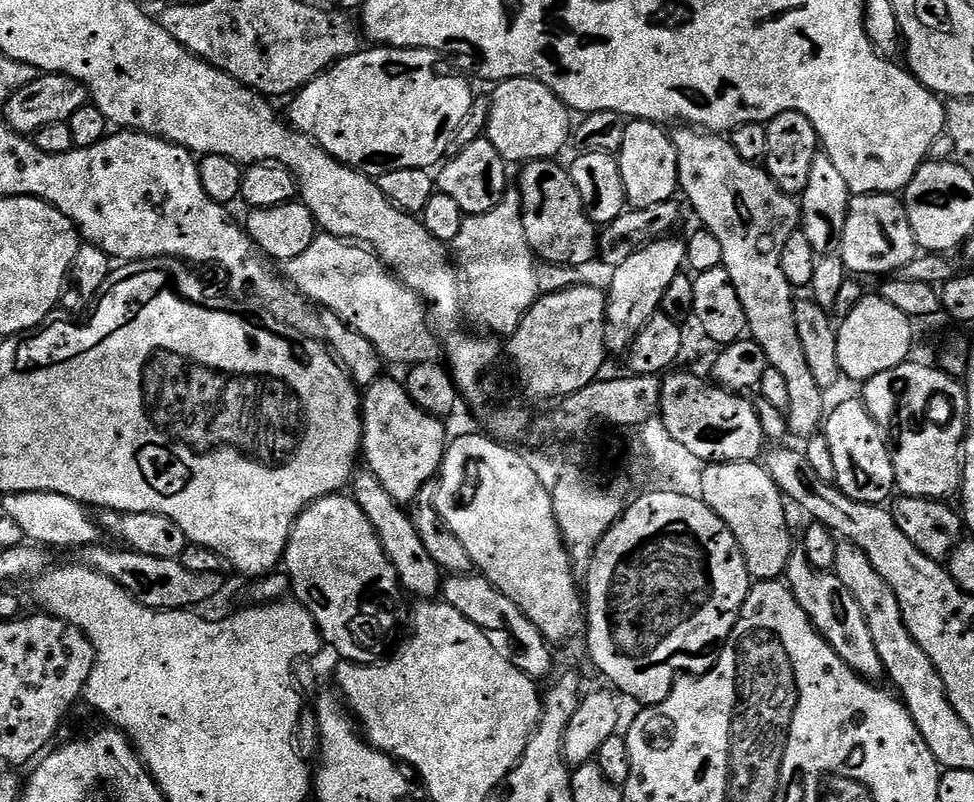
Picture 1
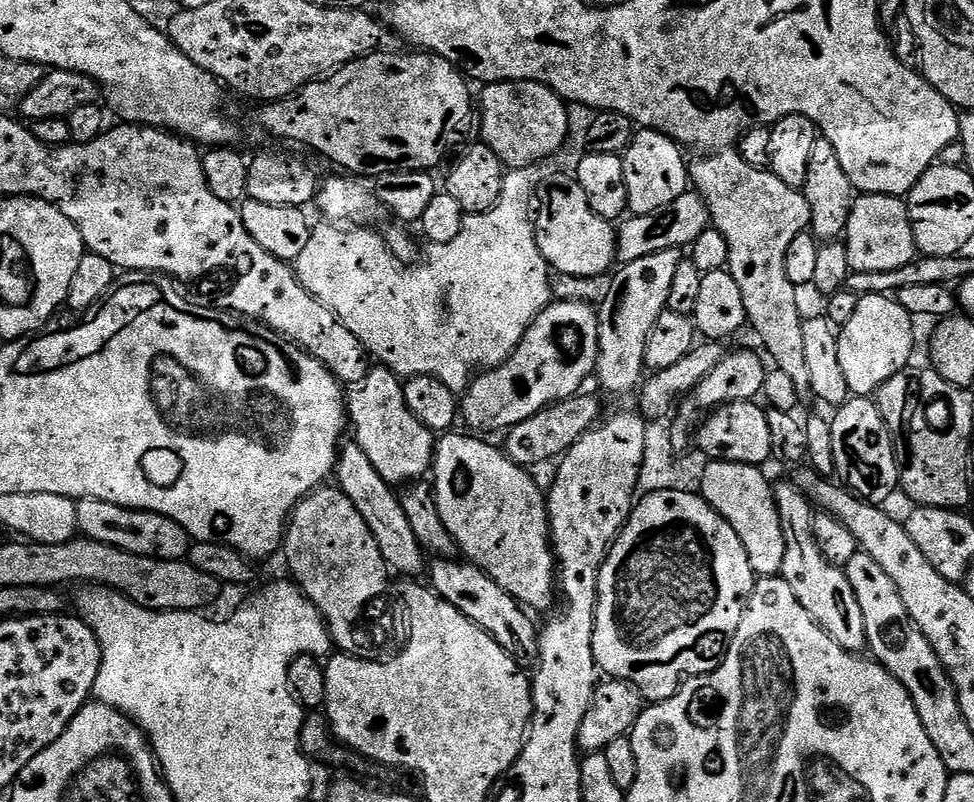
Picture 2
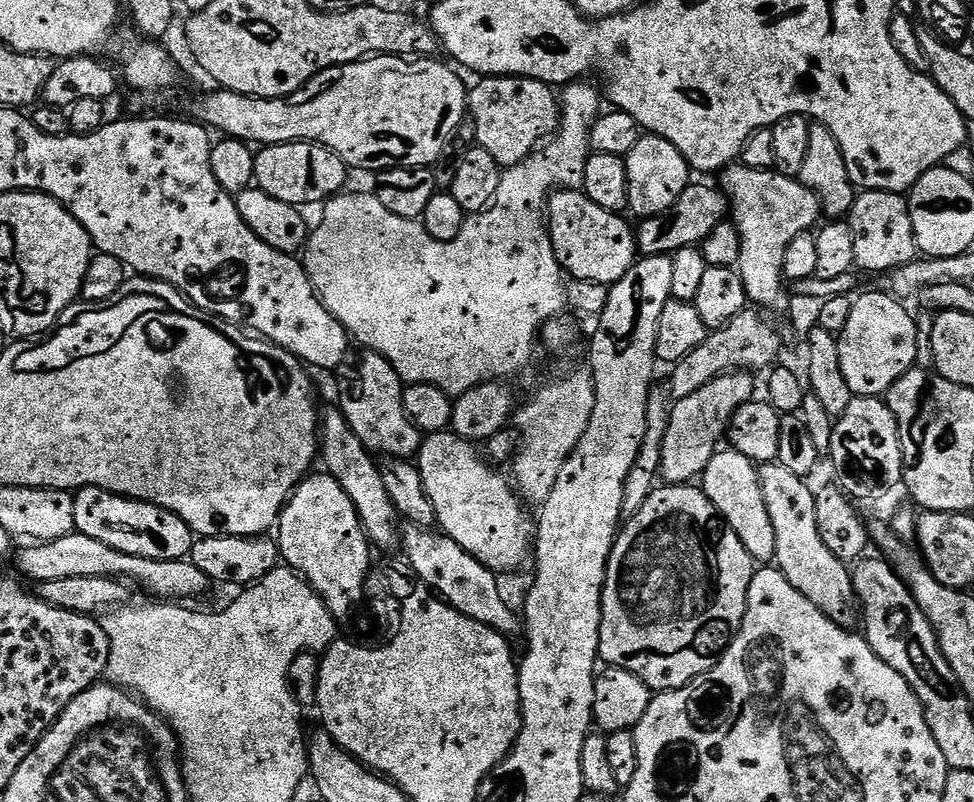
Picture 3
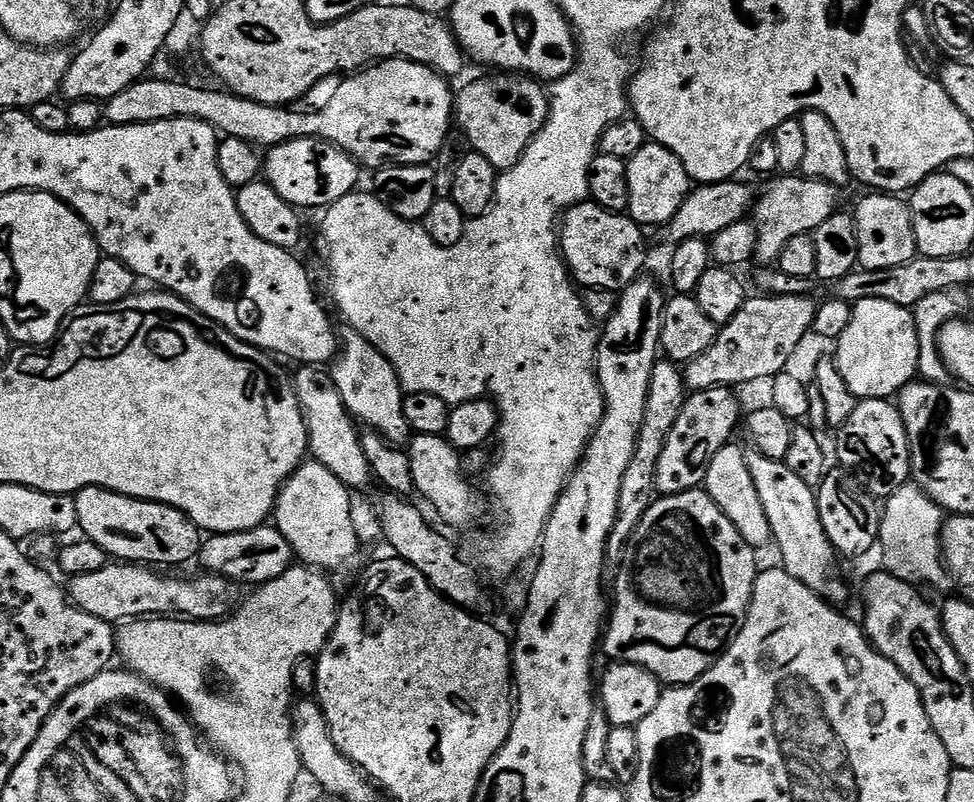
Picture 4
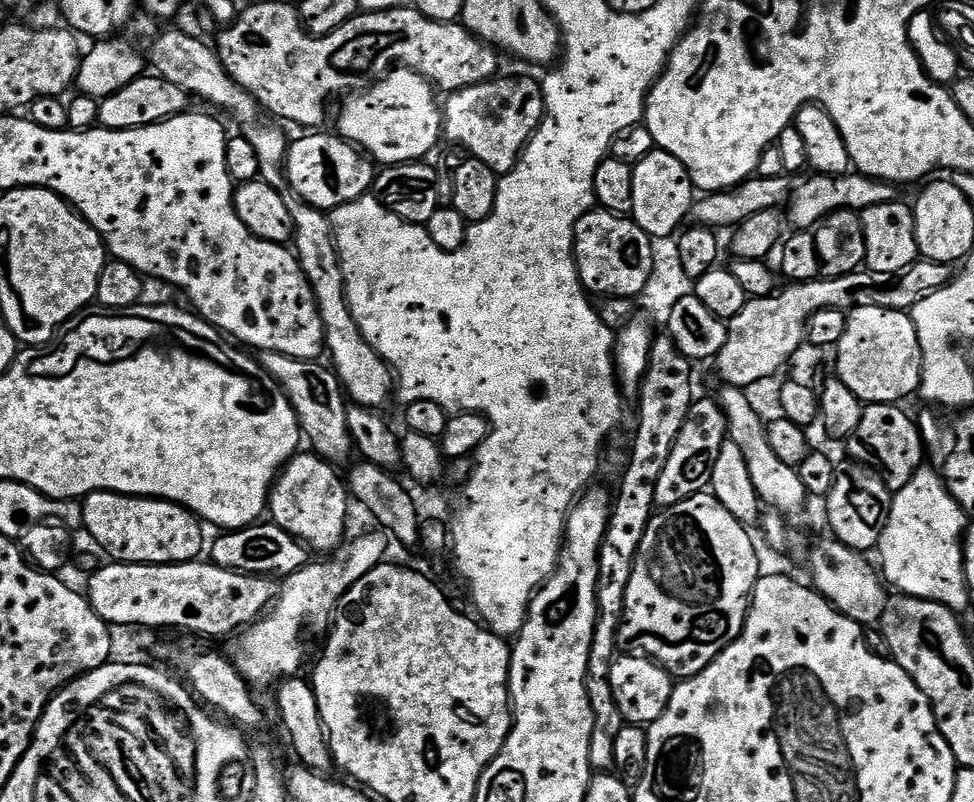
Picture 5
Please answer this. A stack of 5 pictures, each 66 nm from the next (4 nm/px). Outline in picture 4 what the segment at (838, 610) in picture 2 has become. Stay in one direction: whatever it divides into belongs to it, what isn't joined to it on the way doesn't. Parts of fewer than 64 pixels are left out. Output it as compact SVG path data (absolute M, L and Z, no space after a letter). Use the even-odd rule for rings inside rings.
M748 450L745 451L744 461L750 470L750 478L754 478L754 490L758 490L758 498L762 498L762 510L766 510L766 522L770 522L772 540L780 551L779 563L784 571L798 578L798 582L814 590L829 604L840 606L848 592L842 581L832 577L834 549L830 538L826 538L826 530L822 530L816 492L806 486L802 478L797 478L794 470L790 470L783 460L766 458L766 454Z

